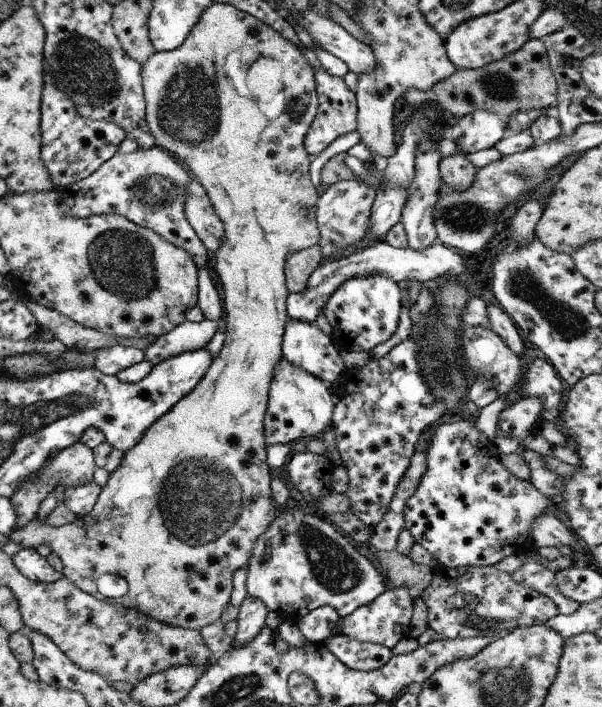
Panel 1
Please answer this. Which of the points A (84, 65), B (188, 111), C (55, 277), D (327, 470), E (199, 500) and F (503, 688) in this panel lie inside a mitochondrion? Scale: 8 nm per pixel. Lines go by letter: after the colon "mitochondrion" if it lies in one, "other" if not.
A: mitochondrion
B: mitochondrion
C: other
D: other
E: mitochondrion
F: mitochondrion

